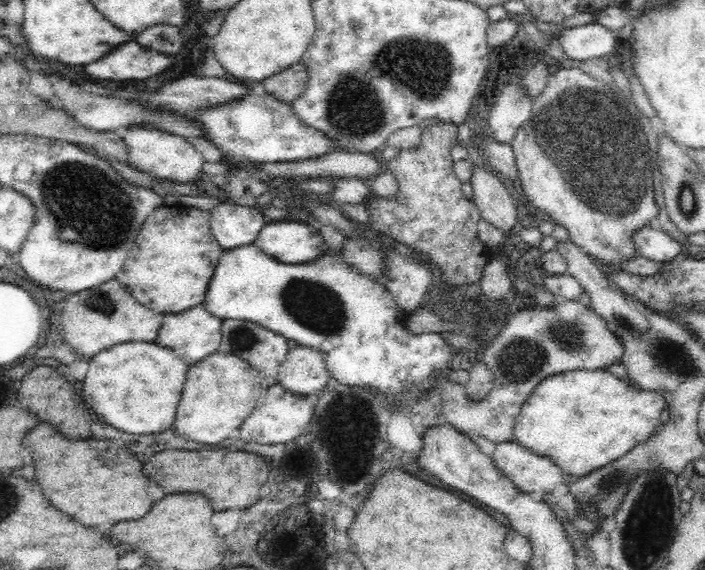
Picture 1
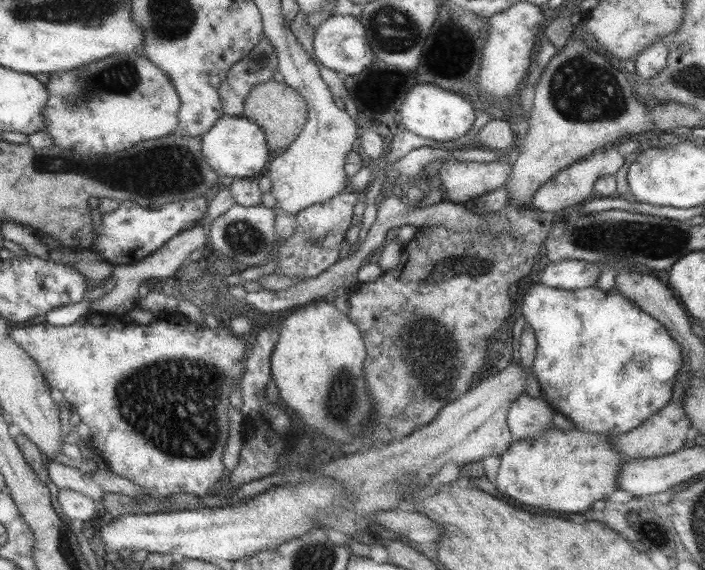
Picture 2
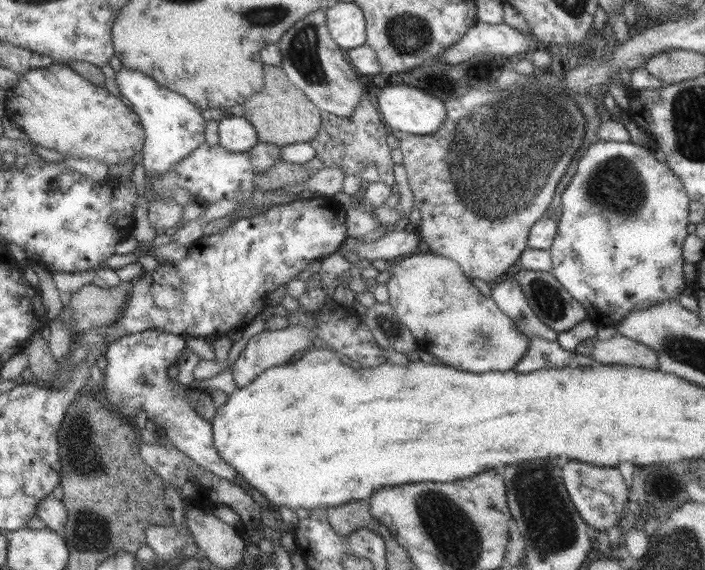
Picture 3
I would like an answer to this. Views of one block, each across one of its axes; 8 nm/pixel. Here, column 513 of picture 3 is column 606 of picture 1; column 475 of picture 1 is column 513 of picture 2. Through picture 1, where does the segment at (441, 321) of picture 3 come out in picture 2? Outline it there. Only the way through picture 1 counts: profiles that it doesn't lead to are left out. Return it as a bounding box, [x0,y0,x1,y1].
[506,393,554,439]

